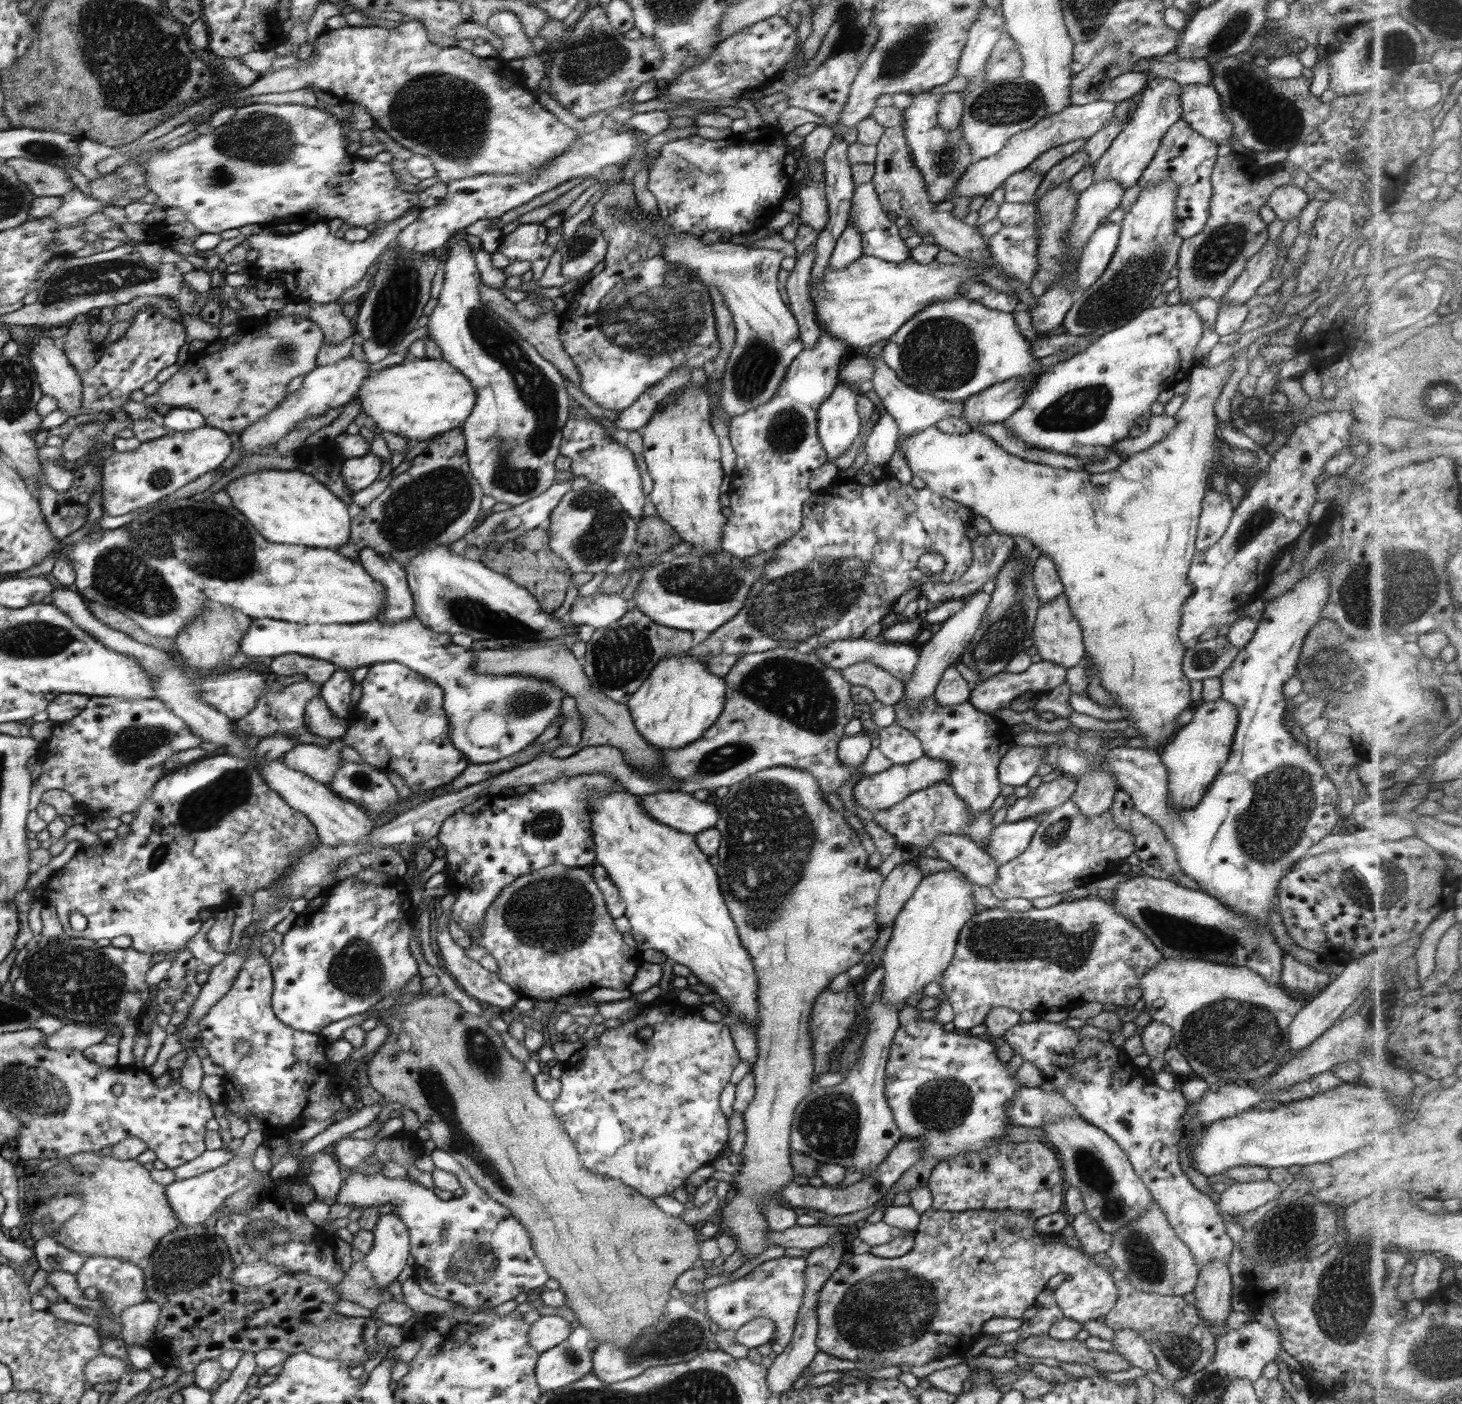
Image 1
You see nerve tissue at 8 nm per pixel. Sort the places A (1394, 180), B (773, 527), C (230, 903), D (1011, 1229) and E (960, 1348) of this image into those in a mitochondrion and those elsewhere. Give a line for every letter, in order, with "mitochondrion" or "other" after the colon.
A: other
B: other
C: other
D: mitochondrion
E: other

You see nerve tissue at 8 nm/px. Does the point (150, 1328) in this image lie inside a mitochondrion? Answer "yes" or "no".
no

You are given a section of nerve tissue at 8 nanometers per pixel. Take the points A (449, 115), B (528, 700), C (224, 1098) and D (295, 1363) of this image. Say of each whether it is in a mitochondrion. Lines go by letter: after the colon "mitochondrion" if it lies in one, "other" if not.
A: mitochondrion
B: mitochondrion
C: other
D: other

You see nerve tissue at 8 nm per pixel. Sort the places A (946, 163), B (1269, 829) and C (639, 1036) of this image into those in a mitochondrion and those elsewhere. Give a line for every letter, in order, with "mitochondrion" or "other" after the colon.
A: mitochondrion
B: mitochondrion
C: other

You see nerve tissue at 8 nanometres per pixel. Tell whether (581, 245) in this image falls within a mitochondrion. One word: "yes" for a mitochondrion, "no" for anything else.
yes

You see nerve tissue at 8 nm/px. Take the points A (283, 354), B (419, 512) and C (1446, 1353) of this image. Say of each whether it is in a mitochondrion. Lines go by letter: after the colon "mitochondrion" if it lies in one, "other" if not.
A: mitochondrion
B: mitochondrion
C: mitochondrion

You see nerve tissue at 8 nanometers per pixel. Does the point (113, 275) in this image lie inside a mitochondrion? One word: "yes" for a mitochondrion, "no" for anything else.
yes

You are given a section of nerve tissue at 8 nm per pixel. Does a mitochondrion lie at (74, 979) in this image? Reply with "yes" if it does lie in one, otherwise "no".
yes

